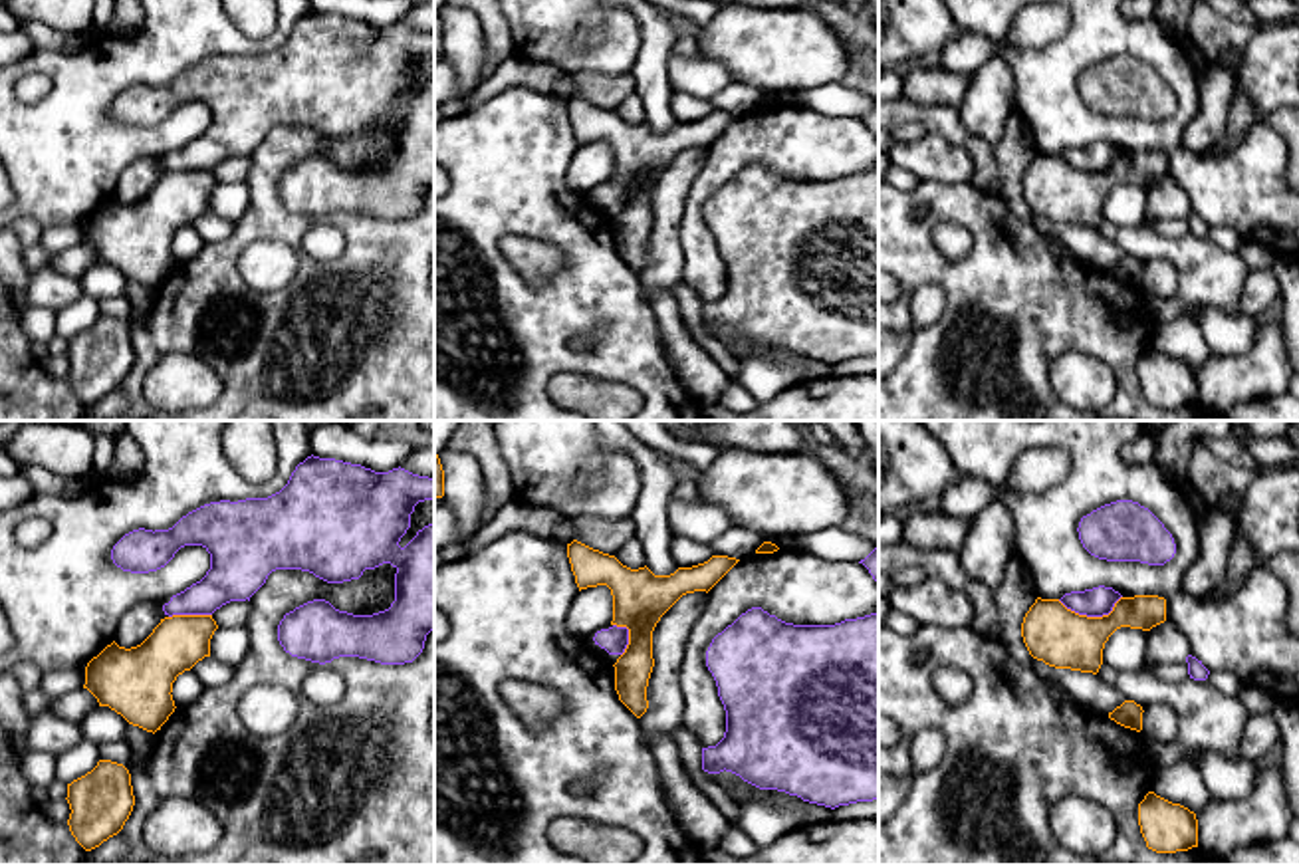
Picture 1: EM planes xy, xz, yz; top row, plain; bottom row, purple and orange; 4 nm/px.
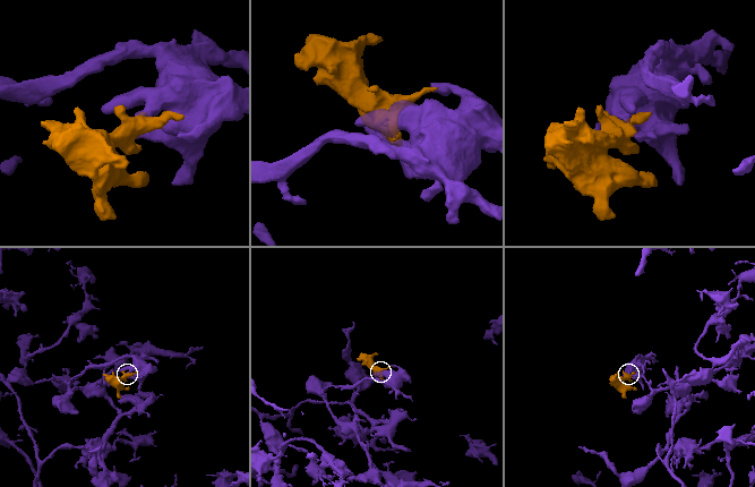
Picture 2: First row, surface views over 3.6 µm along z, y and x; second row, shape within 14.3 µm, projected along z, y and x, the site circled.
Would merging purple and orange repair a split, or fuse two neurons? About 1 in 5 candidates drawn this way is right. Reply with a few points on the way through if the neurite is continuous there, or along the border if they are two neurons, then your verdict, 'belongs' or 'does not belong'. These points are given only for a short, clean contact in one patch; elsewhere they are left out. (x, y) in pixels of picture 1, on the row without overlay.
does not belong

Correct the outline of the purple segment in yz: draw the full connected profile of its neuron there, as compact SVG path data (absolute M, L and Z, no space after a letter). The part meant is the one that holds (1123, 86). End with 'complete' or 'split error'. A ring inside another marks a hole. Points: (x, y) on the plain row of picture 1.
M1132 56L1105 60L1079 77L1083 103L1107 117L1164 121L1176 109L1172 89L1144 62Z; complete

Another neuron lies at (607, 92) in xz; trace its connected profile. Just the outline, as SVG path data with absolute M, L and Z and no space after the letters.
M623 71L617 75L583 73L579 75L575 89L577 97L609 111L615 111L615 107L633 93L635 77L631 71Z

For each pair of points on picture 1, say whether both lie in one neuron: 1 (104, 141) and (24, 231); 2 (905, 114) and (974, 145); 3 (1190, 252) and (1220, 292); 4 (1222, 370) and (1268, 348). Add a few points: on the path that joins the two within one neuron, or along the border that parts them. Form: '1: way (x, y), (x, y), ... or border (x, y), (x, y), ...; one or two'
1: border (20, 217), (30, 217), (42, 229); two
2: way (923, 114), (943, 120), (956, 133); one
3: way (1198, 262), (1216, 282); one
4: way (1234, 370), (1244, 370), (1256, 360); one

